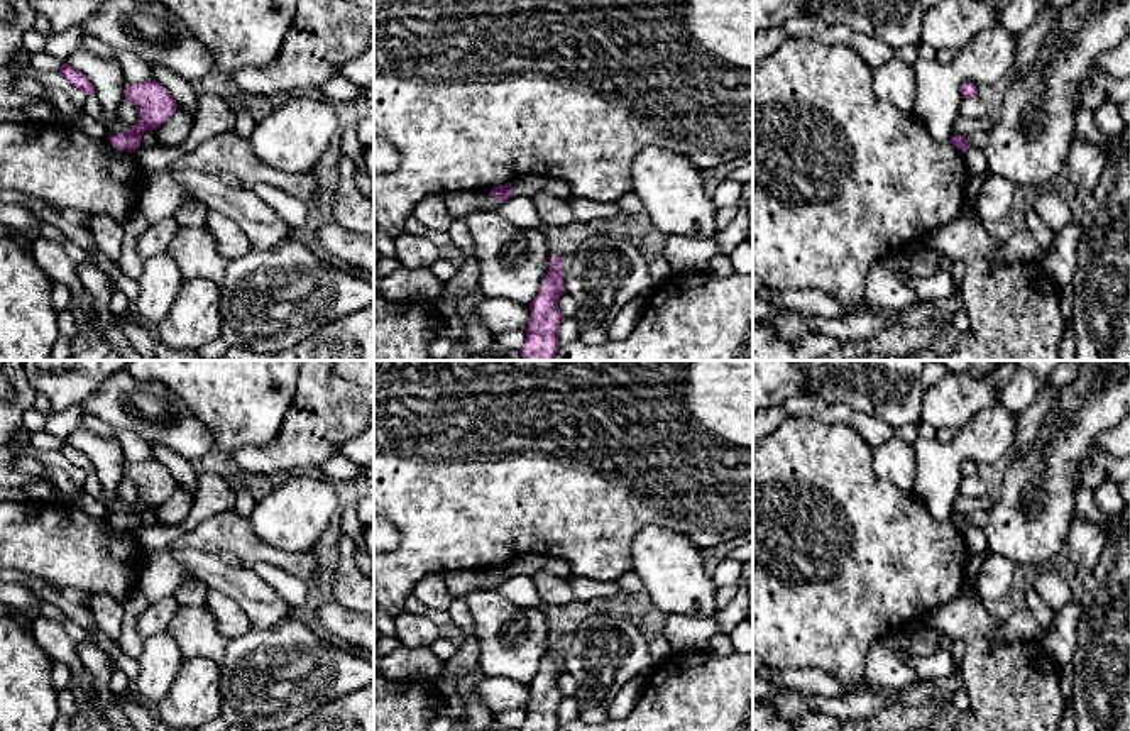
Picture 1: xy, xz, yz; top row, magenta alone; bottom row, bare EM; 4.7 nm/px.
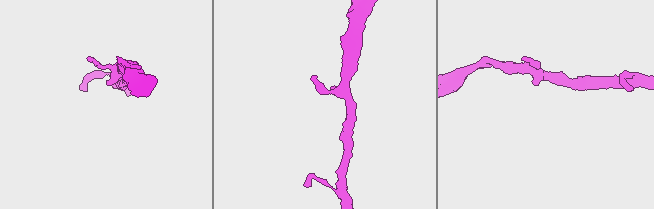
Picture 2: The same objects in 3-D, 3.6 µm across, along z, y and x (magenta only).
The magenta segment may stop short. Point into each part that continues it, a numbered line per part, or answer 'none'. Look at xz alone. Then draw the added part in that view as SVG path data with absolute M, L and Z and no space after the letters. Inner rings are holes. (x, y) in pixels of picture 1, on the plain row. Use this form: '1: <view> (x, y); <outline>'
none

